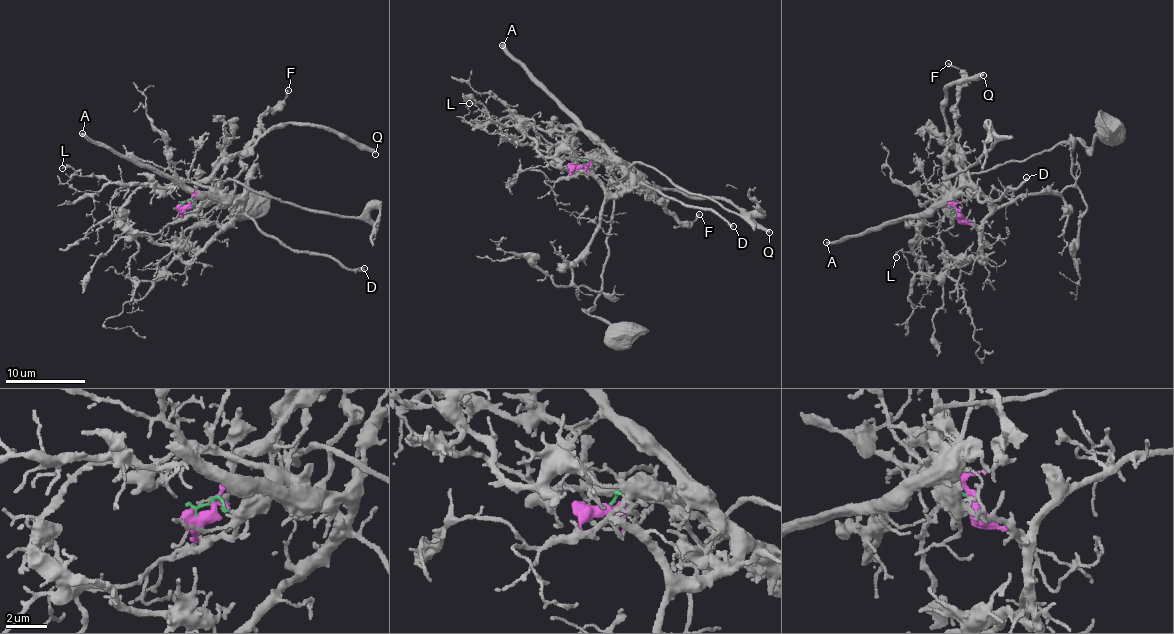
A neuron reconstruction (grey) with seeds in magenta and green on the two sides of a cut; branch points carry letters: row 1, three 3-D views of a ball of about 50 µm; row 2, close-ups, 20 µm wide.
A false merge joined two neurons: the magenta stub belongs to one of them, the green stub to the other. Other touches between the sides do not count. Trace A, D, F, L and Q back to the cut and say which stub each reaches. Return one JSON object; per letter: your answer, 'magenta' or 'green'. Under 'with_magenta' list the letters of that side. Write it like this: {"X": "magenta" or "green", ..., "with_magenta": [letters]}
{"A": "green", "D": "green", "F": "magenta", "L": "green", "Q": "magenta", "with_magenta": ["F", "Q"]}

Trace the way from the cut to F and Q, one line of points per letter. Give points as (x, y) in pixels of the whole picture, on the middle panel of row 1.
F: (573, 167), (593, 161), (621, 169), (630, 173), (679, 221), (688, 222), (700, 215)
Q: (573, 167), (593, 161), (621, 169), (649, 185), (687, 190), (693, 198), (723, 196), (769, 233)

